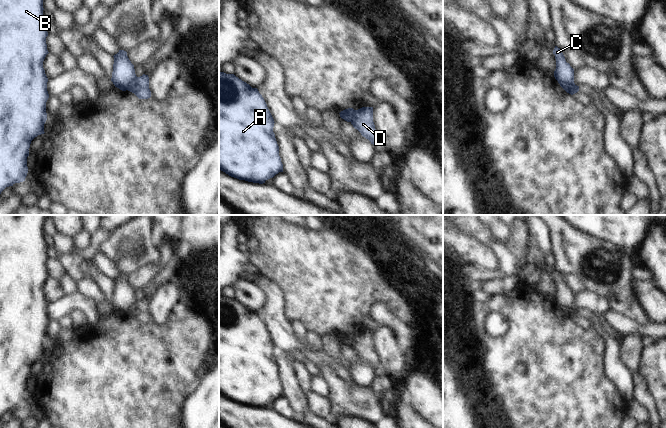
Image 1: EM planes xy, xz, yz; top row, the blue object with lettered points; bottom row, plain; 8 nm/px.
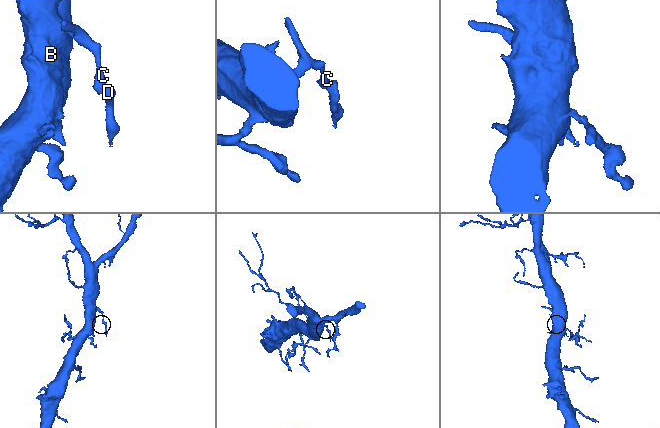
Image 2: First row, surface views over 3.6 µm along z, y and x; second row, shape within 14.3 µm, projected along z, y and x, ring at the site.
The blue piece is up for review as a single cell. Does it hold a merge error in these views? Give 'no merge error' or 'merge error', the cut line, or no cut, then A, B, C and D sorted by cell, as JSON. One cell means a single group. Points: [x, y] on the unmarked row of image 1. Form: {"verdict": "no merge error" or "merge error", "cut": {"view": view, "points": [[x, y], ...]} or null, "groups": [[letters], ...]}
{"verdict": "merge error", "cut": {"view": "xy", "points": [[137, 301], [126, 313]]}, "groups": [["A", "B", "C"], ["D"]]}

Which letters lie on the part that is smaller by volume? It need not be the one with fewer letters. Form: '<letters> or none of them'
D

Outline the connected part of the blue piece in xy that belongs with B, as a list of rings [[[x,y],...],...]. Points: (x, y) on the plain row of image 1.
[[[0,215],[0,418],[9,410],[25,405],[31,365],[44,358],[47,344],[48,302],[43,285],[49,277],[43,240],[43,222],[49,215]]]

